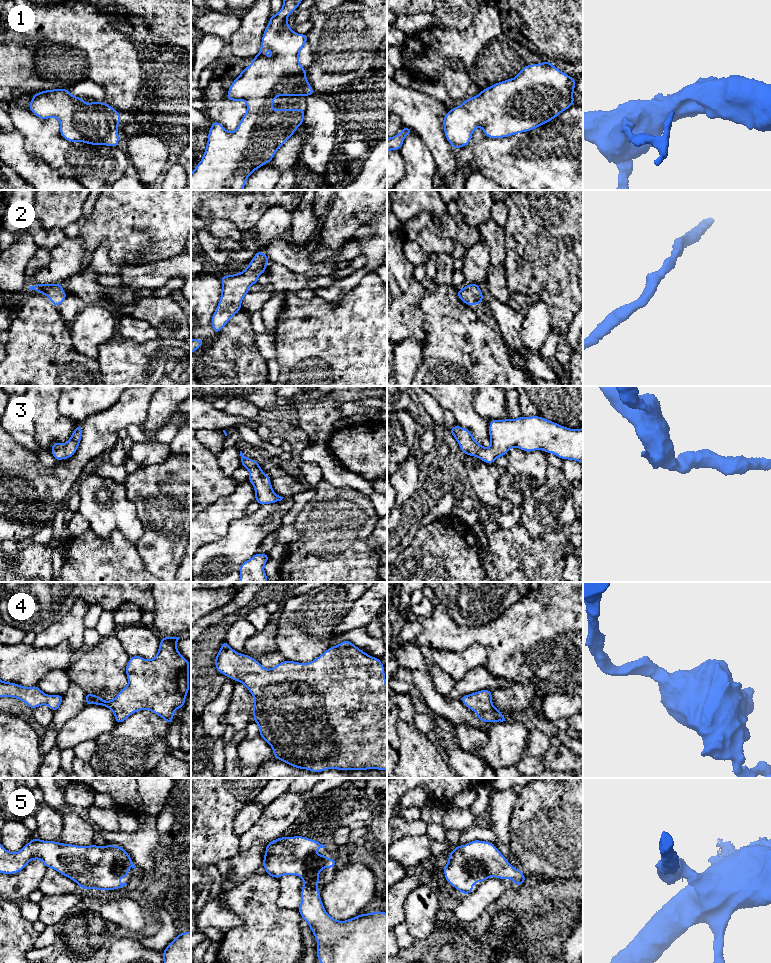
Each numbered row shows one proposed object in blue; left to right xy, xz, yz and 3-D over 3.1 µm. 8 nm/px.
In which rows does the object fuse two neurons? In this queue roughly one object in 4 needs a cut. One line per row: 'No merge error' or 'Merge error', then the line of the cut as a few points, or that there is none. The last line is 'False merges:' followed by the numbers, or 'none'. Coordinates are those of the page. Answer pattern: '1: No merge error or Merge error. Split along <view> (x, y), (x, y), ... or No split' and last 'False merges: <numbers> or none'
1: No merge error. No split
2: No merge error. No split
3: No merge error. No split
4: No merge error. No split
5: No merge error. No split
False merges: none

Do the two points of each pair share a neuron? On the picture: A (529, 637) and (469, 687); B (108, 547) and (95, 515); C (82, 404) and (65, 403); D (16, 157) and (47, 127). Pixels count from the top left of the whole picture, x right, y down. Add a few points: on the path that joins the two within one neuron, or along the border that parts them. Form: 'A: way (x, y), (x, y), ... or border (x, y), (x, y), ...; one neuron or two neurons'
A: border (484, 666), (494, 675), (508, 681); two neurons
B: border (90, 528), (103, 537), (118, 531), (127, 540); two neurons
C: way (78, 404), (69, 403); one neuron
D: border (15, 128), (22, 134), (24, 146), (45, 162); two neurons

